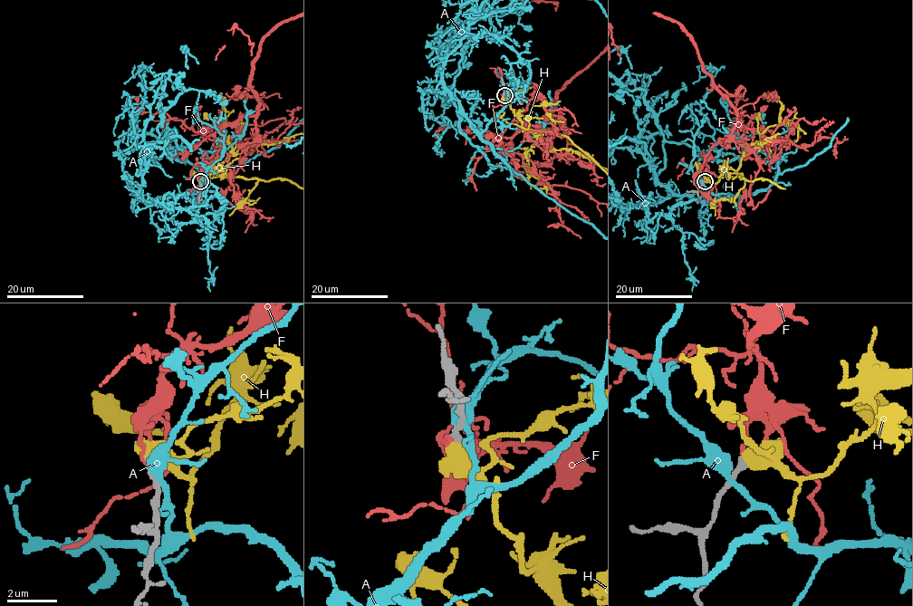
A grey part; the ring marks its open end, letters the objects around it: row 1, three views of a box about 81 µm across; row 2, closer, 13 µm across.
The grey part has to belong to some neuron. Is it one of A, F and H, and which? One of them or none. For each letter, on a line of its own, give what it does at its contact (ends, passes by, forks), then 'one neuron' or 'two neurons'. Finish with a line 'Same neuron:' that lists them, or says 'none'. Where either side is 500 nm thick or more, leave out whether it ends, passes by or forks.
A: it passes by; two neurons
F: it ends there; two neurons
H: one neuron
Same neuron: H

